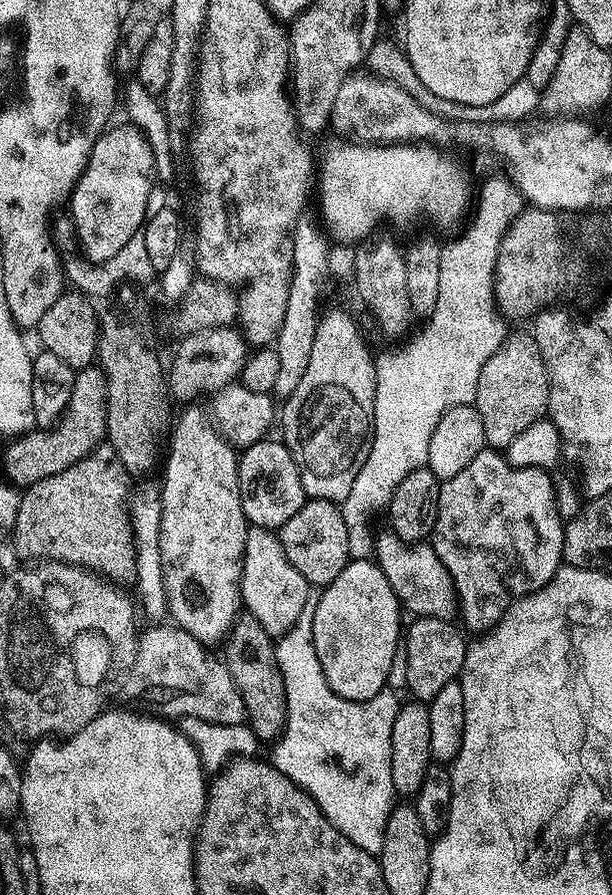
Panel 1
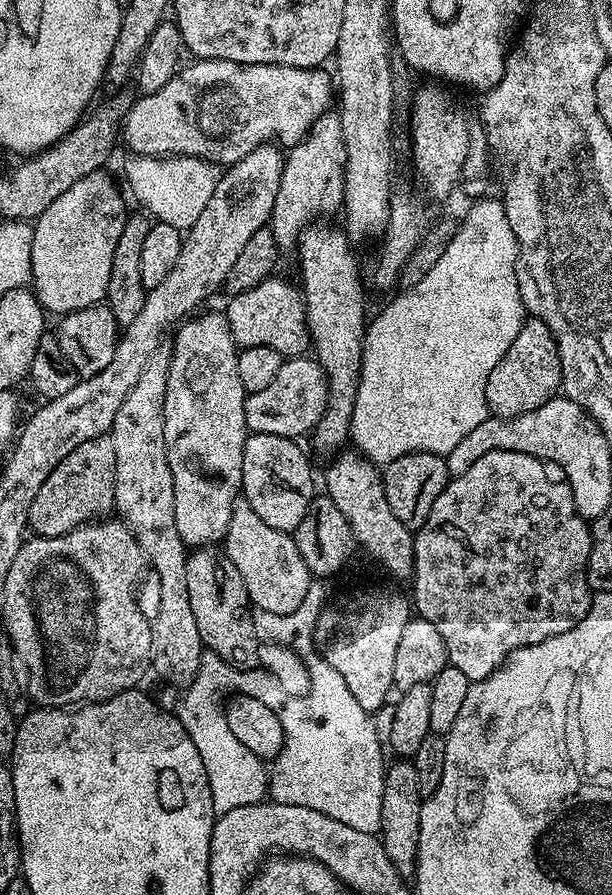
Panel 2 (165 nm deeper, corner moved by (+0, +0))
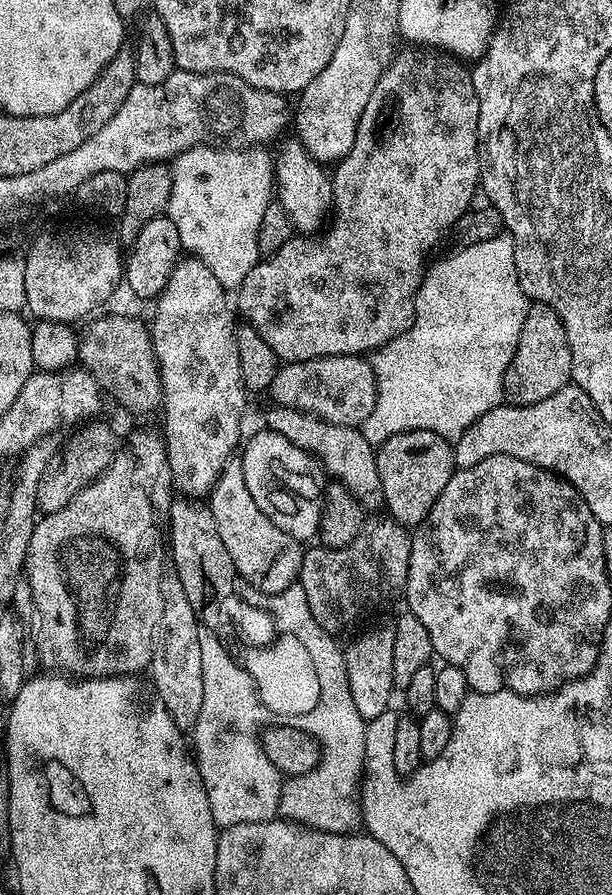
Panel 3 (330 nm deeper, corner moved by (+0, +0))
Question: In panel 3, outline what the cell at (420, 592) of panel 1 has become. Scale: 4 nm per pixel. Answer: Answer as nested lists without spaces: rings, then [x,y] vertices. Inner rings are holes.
[[[281,404],[272,406],[265,414],[264,420],[267,431],[282,434],[286,442],[294,442],[302,450],[315,456],[321,468],[333,481],[339,482],[358,498],[361,504],[371,506],[383,505],[382,478],[378,478],[378,462],[376,461],[376,448],[366,442],[363,431],[359,427],[351,428],[345,424],[332,424],[328,420],[318,418],[309,412],[297,408],[287,408]]]

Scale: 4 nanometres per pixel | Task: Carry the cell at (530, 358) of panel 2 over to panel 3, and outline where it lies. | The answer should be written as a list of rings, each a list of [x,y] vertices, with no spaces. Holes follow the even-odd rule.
[[[529,303],[526,322],[522,322],[522,334],[516,347],[512,364],[504,376],[504,395],[513,404],[533,404],[542,402],[542,398],[550,398],[562,390],[562,386],[569,384],[572,378],[572,359],[570,346],[566,338],[566,326],[562,326],[562,318],[554,314],[554,310],[545,304]]]

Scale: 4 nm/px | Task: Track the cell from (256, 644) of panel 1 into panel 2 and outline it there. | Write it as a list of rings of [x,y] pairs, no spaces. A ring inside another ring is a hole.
[[[216,546],[189,551],[186,590],[190,590],[190,610],[194,610],[194,622],[198,622],[198,634],[205,649],[220,655],[236,670],[255,665],[262,641],[256,634],[256,622],[246,594],[246,582],[242,582],[238,566],[230,562],[228,555]]]

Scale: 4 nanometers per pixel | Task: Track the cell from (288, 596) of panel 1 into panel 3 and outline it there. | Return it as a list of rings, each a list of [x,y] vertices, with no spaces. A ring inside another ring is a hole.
[[[233,458],[216,479],[210,493],[210,507],[214,514],[214,522],[218,526],[218,534],[230,553],[230,562],[234,562],[236,575],[249,588],[266,594],[288,592],[297,583],[305,549],[301,541],[290,534],[278,530],[262,510],[258,510],[250,490],[246,490],[246,474],[244,465]]]

